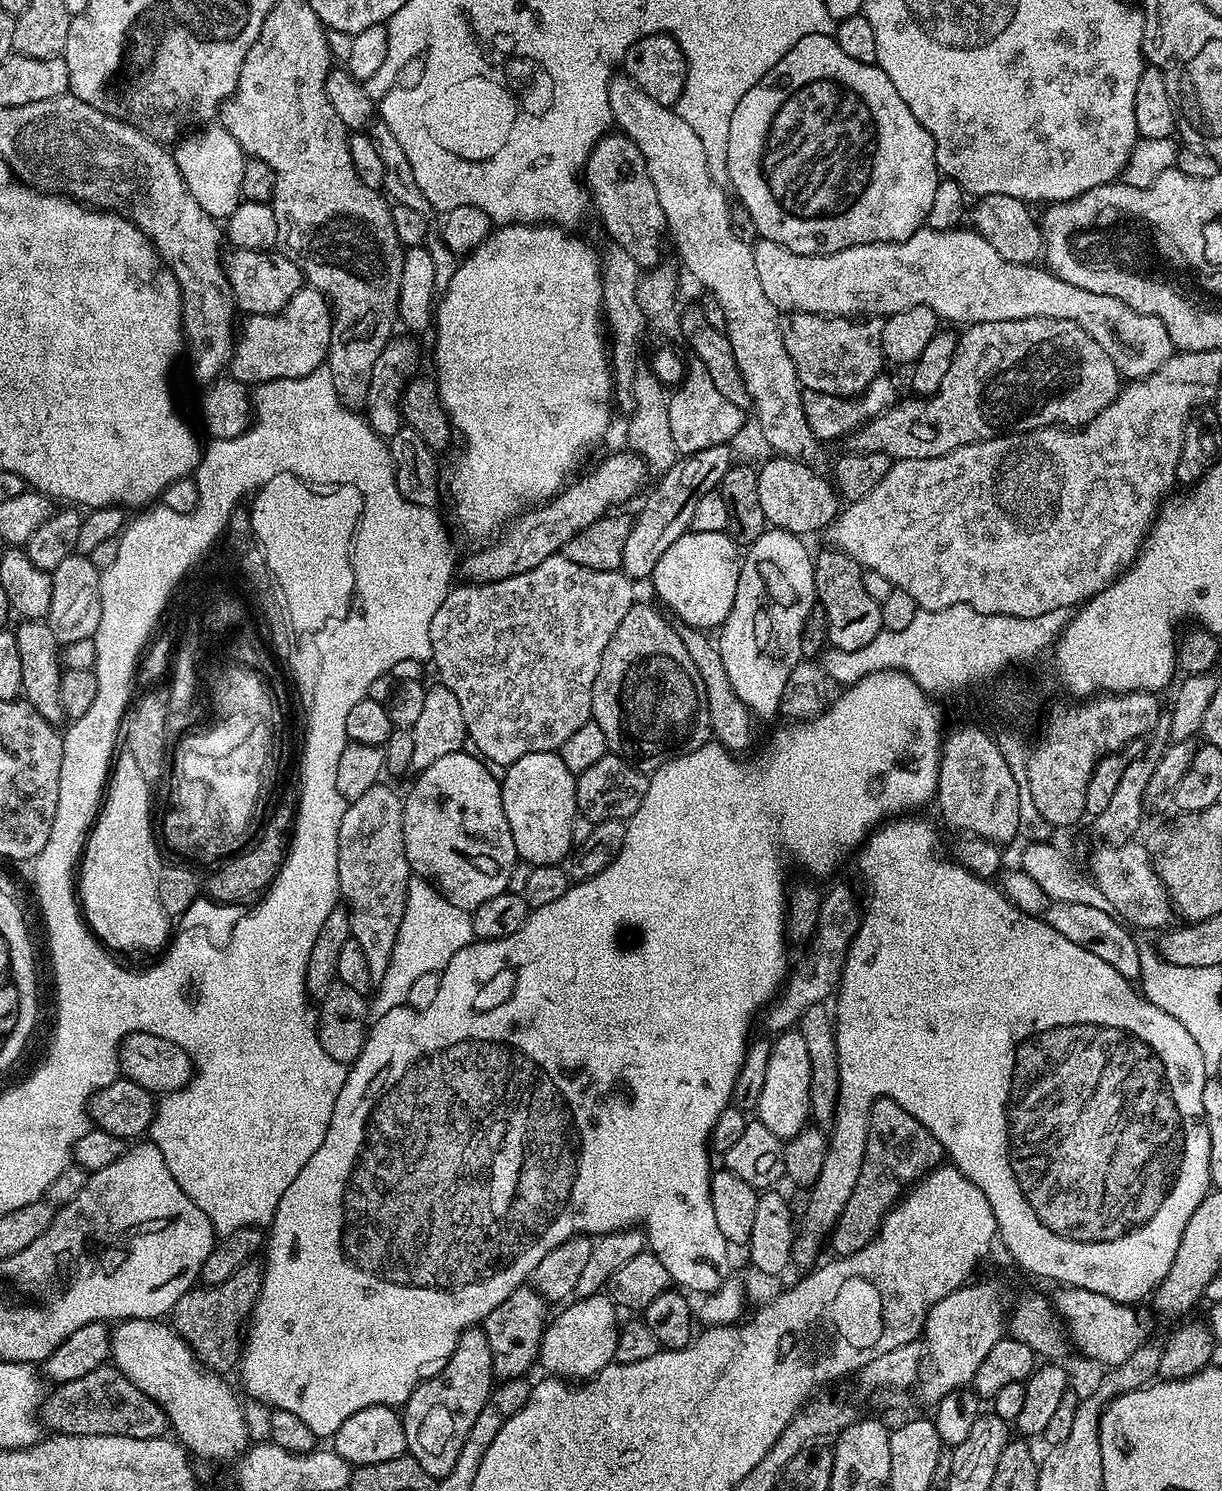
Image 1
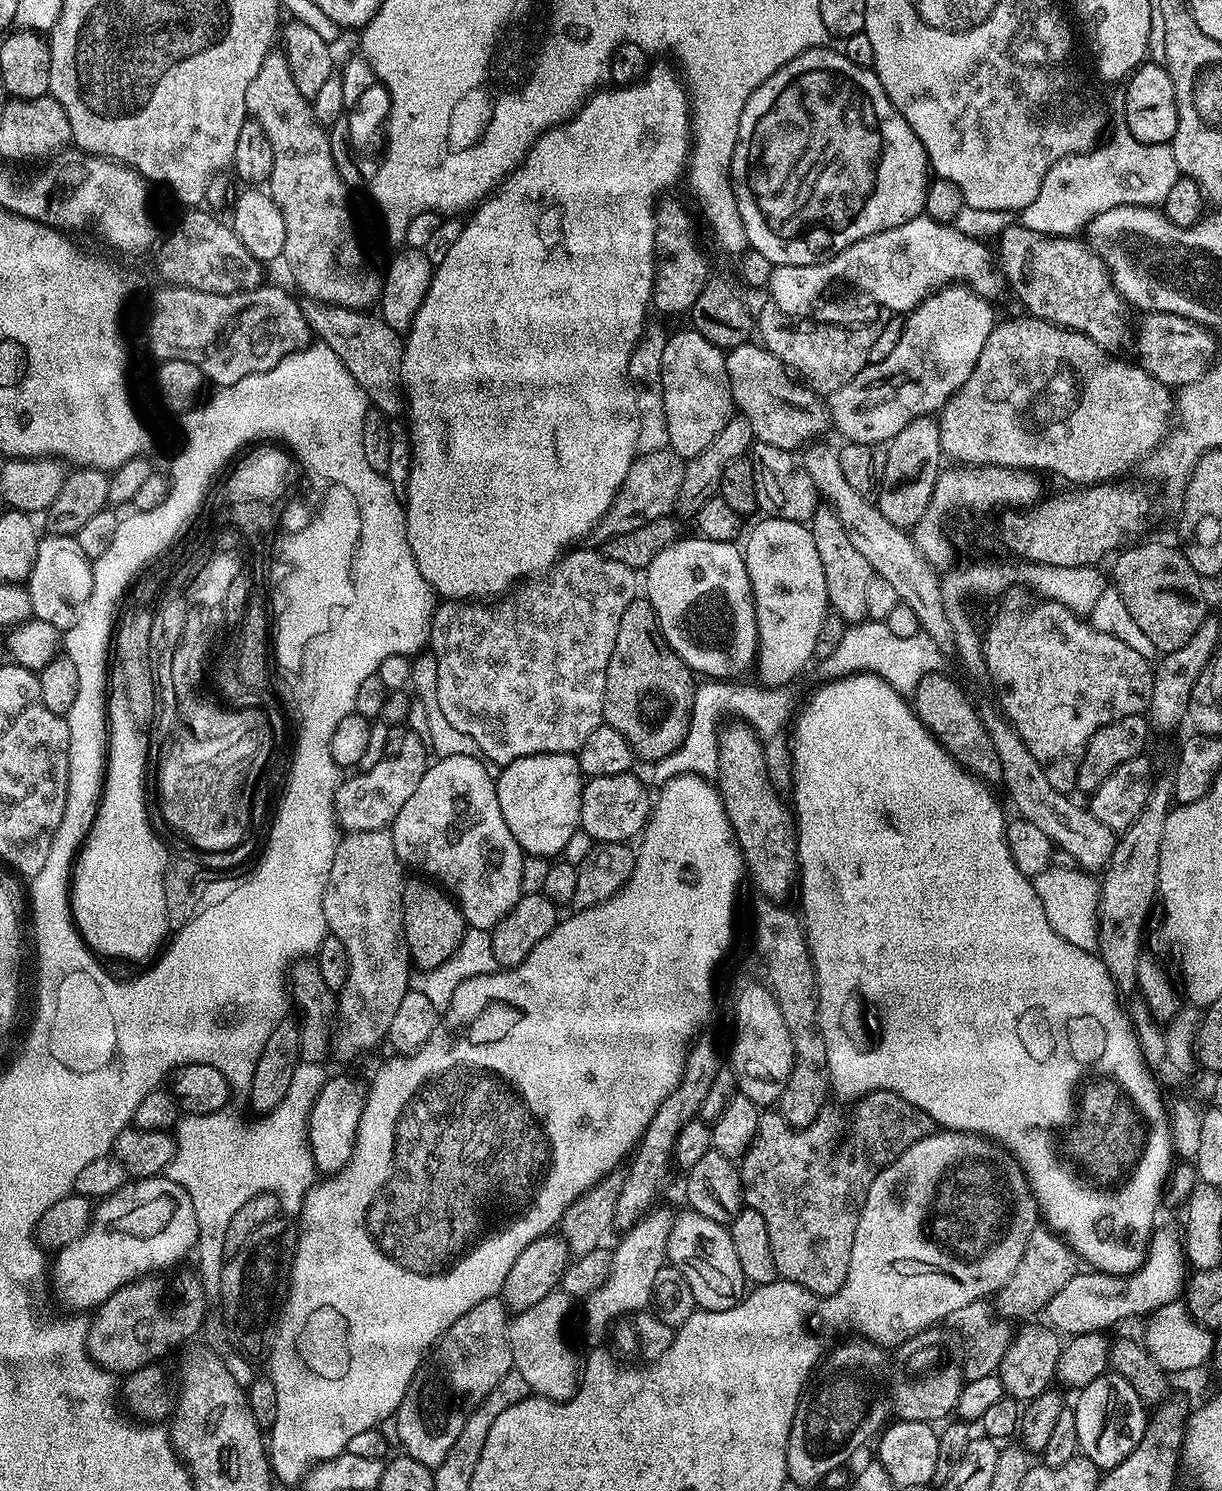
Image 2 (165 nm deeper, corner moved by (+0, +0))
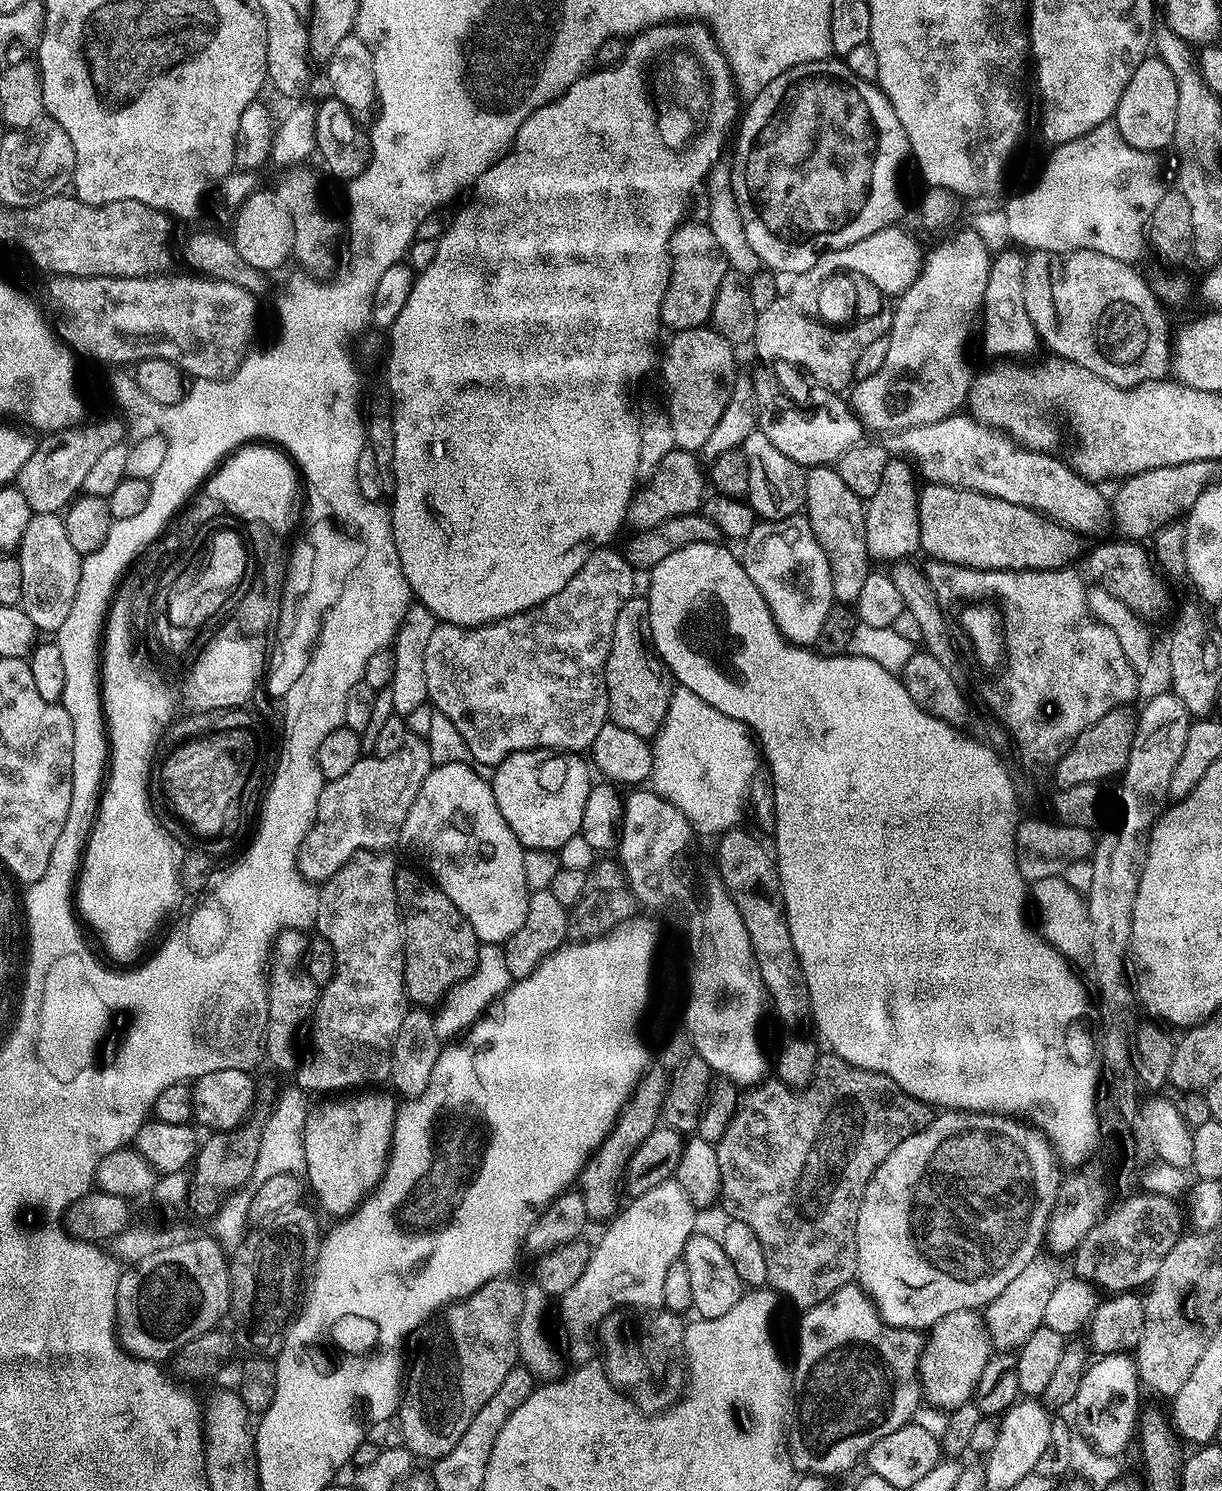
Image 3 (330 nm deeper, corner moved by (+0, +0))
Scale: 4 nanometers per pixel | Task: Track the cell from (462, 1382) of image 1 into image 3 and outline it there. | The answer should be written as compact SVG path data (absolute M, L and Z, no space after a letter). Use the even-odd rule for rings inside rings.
M501 1278L486 1282L474 1294L464 1300L454 1300L451 1304L440 1309L426 1324L416 1329L410 1340L410 1356L412 1369L407 1369L406 1383L398 1405L398 1421L400 1432L404 1435L403 1447L409 1448L413 1457L425 1456L428 1462L435 1462L441 1456L454 1450L458 1438L466 1434L466 1426L474 1419L474 1414L502 1386L506 1374L517 1367L518 1357L515 1337L523 1310L523 1294L521 1285L516 1285L512 1278Z

